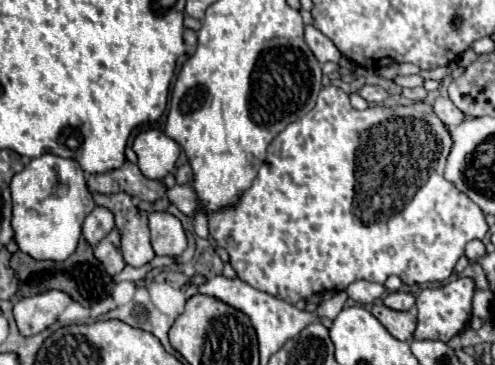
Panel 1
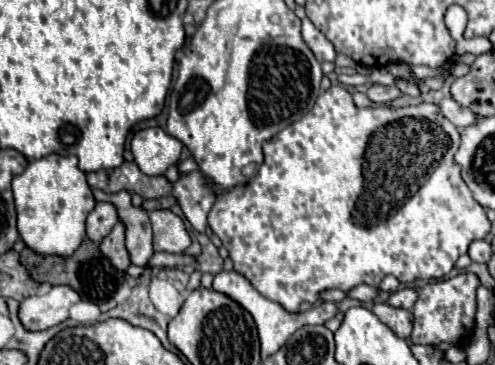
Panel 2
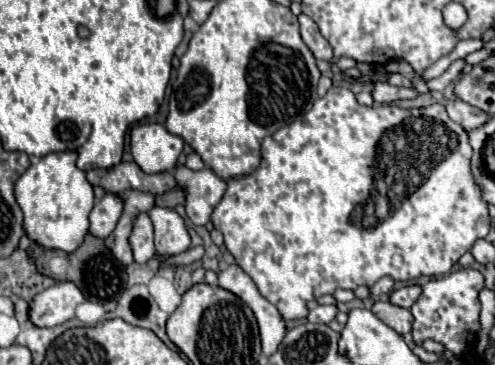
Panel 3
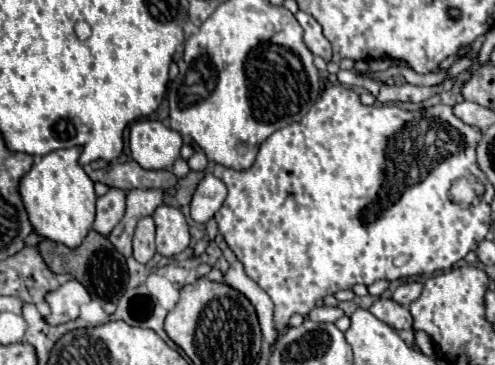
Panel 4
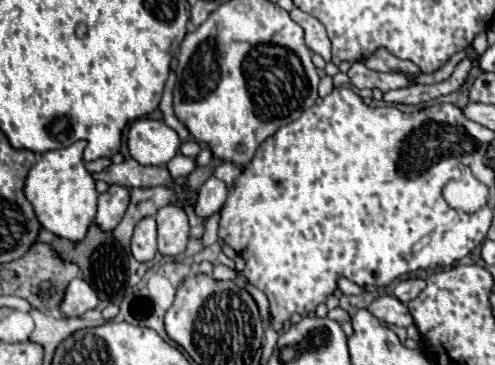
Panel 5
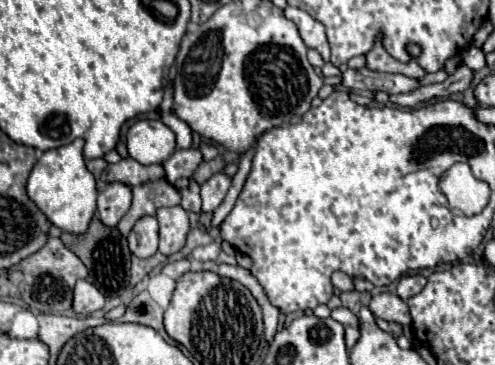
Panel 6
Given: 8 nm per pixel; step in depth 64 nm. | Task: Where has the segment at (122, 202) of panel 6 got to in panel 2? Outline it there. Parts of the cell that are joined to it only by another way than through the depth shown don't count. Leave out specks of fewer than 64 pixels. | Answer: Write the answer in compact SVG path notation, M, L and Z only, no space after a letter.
M96 202L94 210L88 214L88 220L86 220L88 238L92 242L100 244L100 240L110 234L110 230L114 228L116 222L118 222L116 206L110 202Z

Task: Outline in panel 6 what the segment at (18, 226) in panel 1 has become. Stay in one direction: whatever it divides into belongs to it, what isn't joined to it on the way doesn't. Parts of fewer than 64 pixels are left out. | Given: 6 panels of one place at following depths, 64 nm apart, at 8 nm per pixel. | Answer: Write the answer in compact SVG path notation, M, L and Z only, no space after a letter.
M76 138L74 142L46 150L40 160L34 164L30 178L28 178L28 196L38 204L38 208L48 216L48 220L66 230L66 232L84 232L96 212L96 178L92 172L88 172L82 156L84 140Z

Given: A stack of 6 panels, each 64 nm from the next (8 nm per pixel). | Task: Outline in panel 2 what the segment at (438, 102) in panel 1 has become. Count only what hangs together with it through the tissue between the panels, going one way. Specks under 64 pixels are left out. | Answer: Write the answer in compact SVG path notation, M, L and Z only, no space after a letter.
M452 98L442 100L438 106L440 106L440 112L458 128L466 128L468 124L476 124L476 120L478 120L478 116L470 108L456 104L456 100L452 100Z

